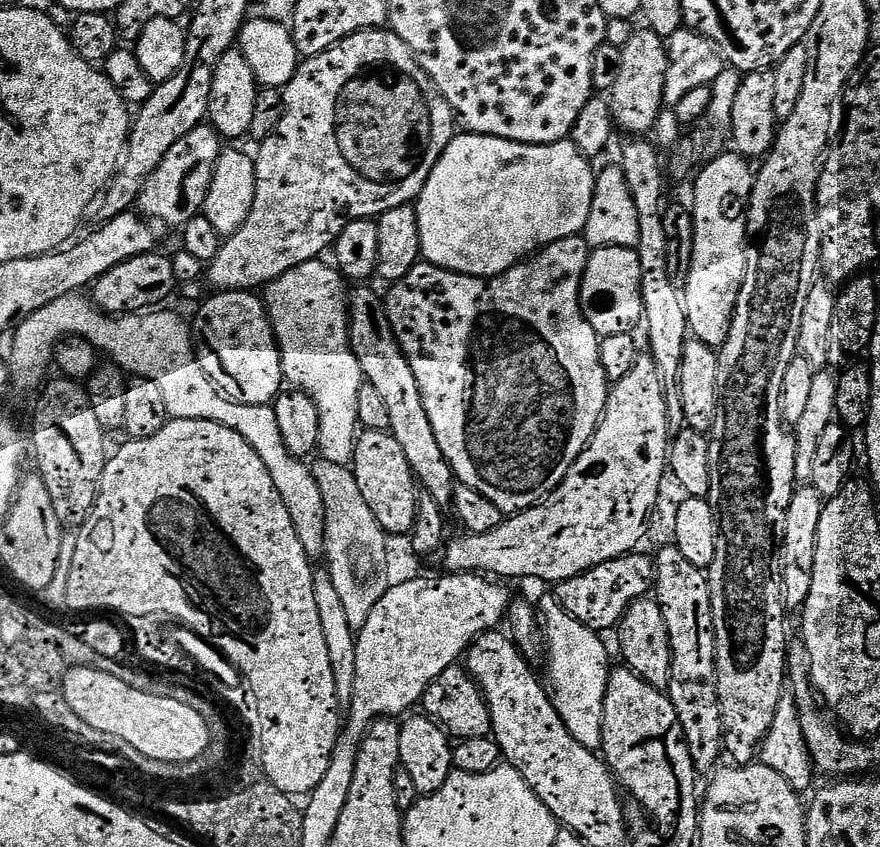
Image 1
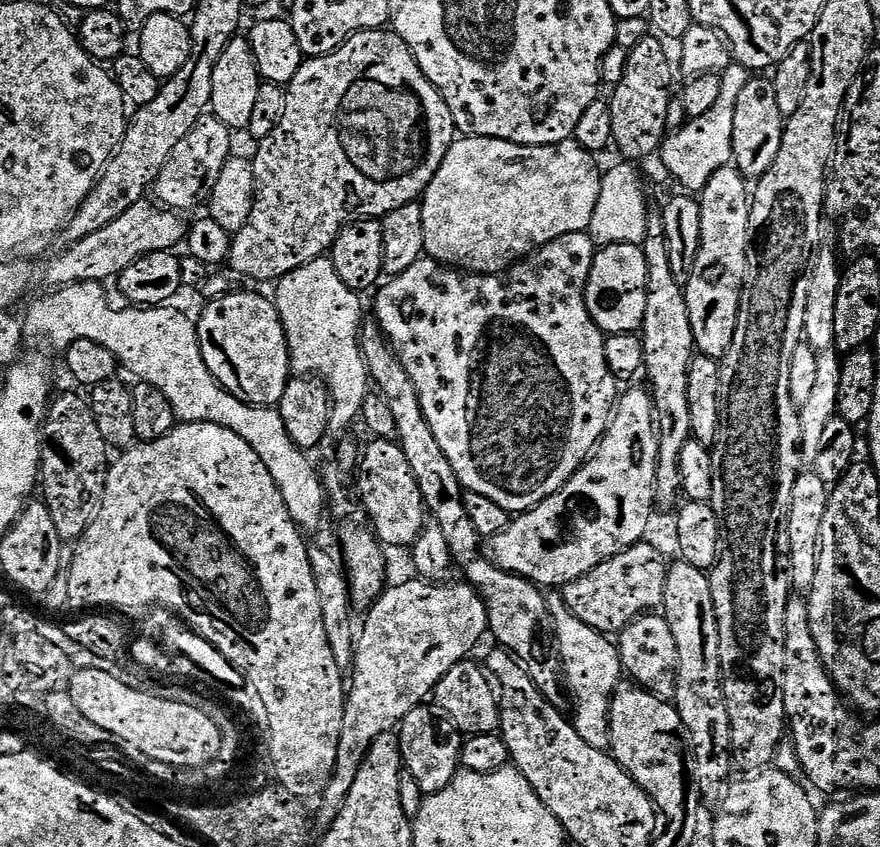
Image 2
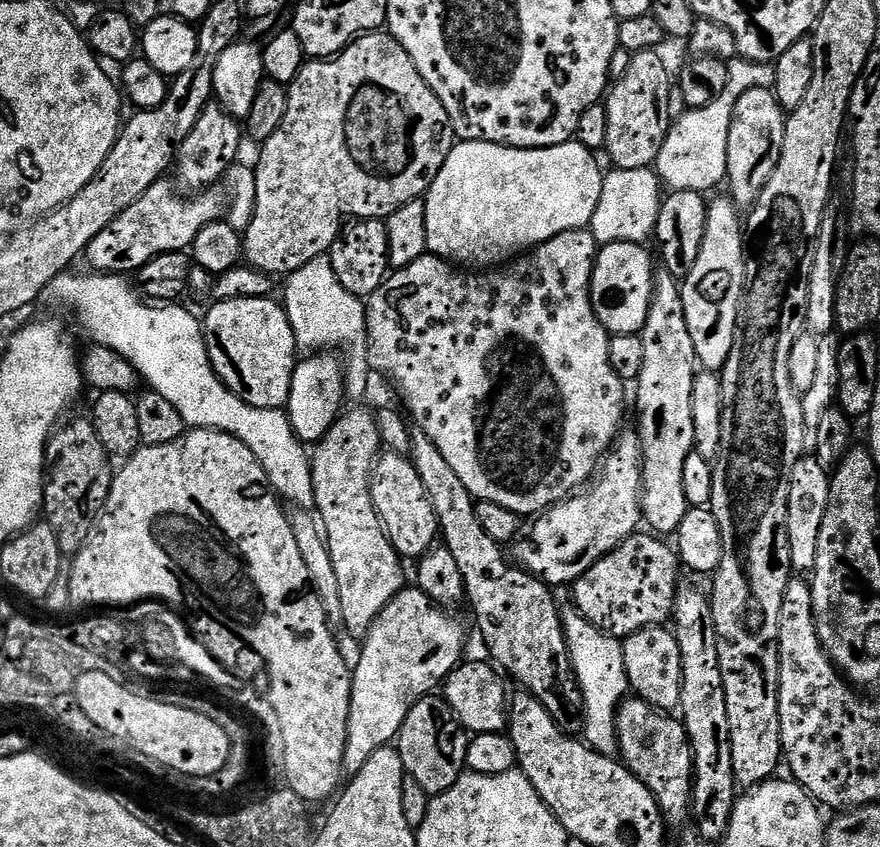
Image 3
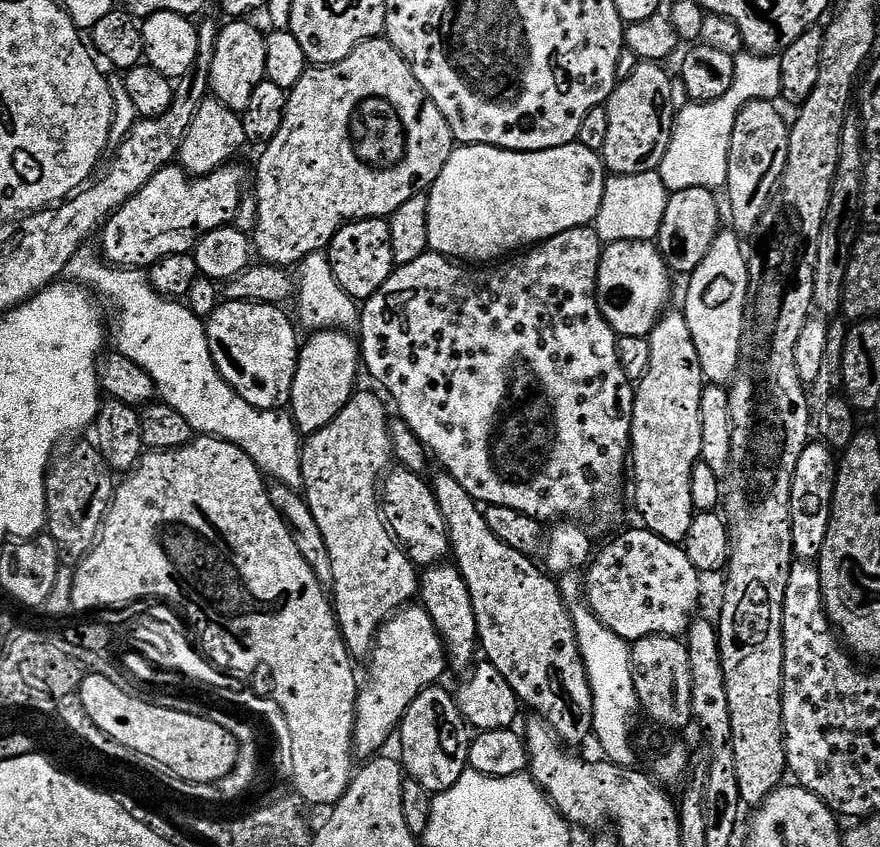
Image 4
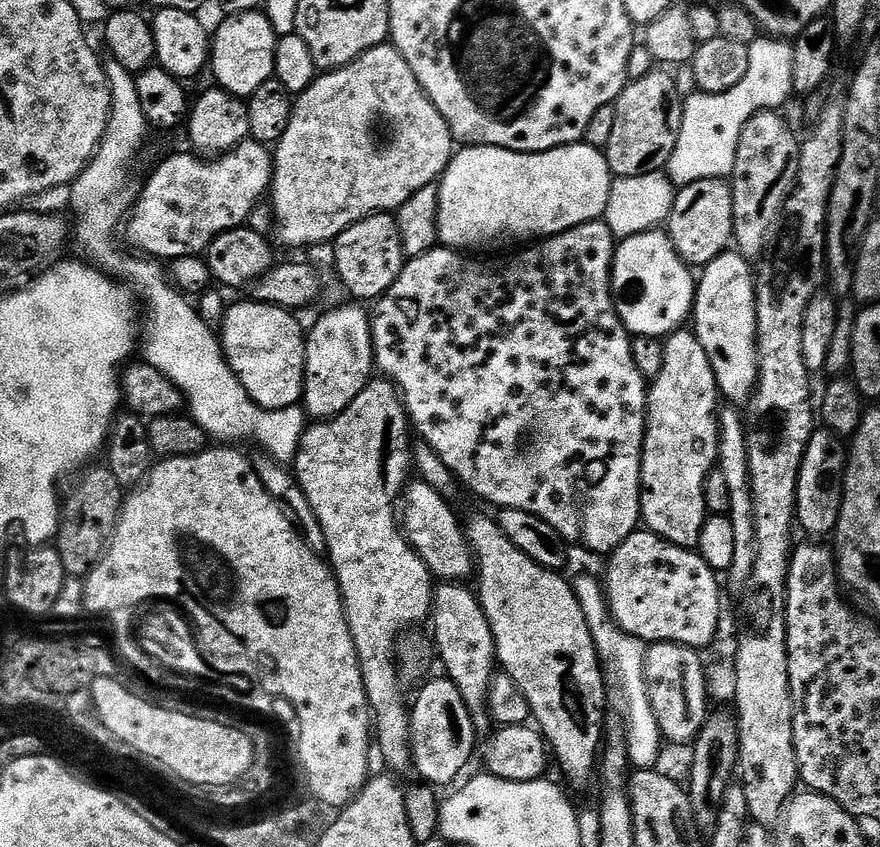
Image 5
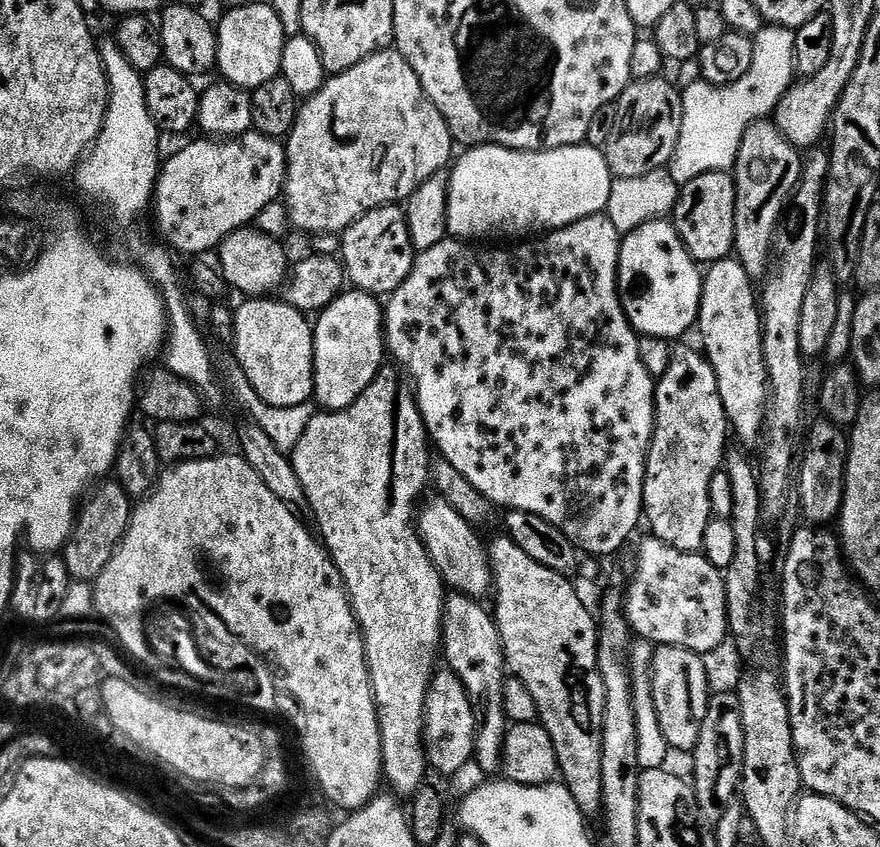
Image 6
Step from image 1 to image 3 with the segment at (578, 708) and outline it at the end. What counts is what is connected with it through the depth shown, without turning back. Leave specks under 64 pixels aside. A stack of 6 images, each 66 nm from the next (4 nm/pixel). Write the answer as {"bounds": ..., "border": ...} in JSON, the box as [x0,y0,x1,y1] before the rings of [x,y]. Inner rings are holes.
{"bounds":[559,603,630,757],"border":[[[561,603],[559,610],[572,672],[584,699],[583,739],[593,752],[615,757],[620,751],[620,740],[616,736],[616,714],[630,692],[623,643],[593,626],[581,612],[576,611],[575,604]]]}

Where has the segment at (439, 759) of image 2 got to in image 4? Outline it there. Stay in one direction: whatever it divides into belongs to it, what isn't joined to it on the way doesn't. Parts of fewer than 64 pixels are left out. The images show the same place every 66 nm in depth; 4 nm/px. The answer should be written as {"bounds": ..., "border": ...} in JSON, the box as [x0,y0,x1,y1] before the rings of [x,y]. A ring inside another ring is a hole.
{"bounds":[398,687,470,794],"border":[[[440,687],[422,690],[422,694],[418,694],[418,698],[414,698],[406,710],[398,729],[398,739],[402,742],[402,767],[428,794],[445,792],[454,786],[454,782],[458,782],[460,775],[468,768],[470,725],[456,705],[455,695]]]}

